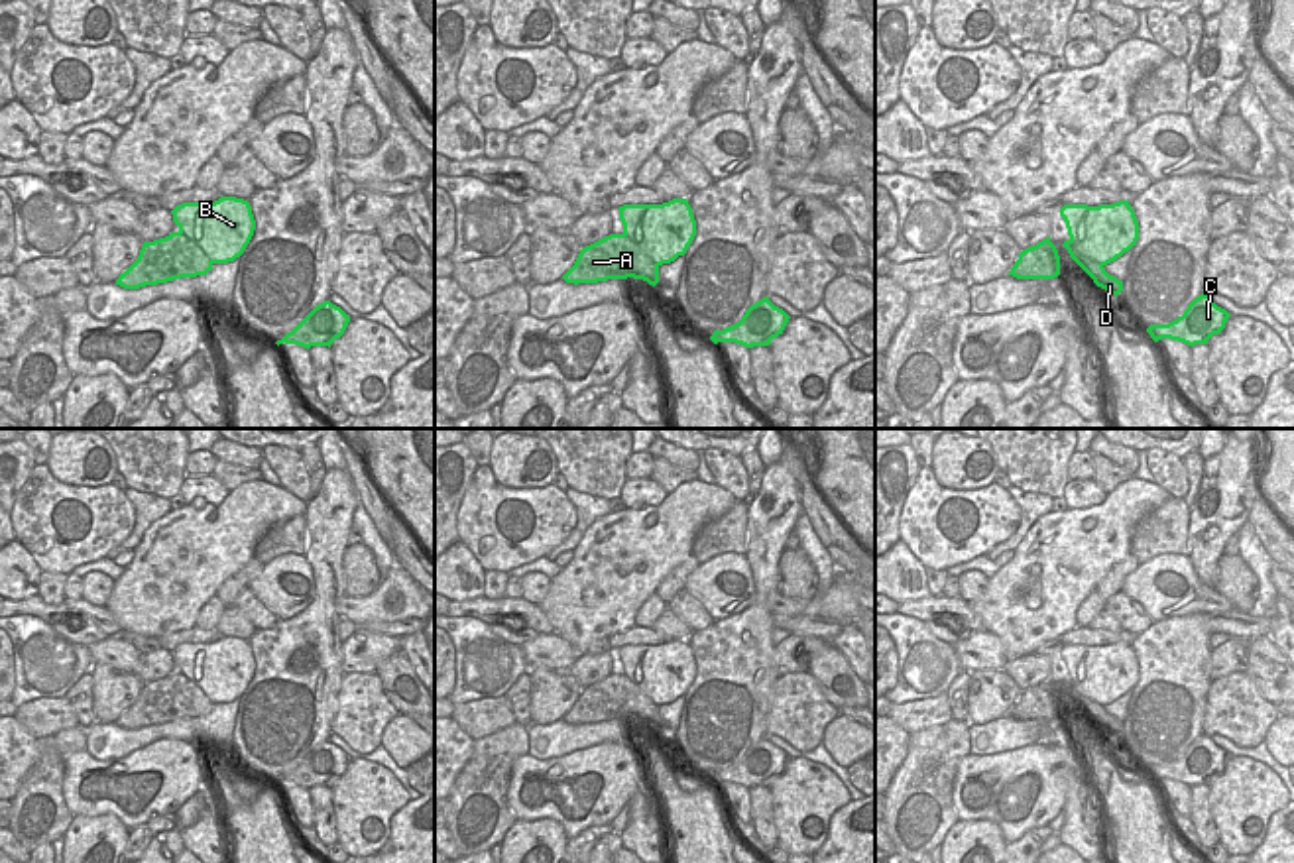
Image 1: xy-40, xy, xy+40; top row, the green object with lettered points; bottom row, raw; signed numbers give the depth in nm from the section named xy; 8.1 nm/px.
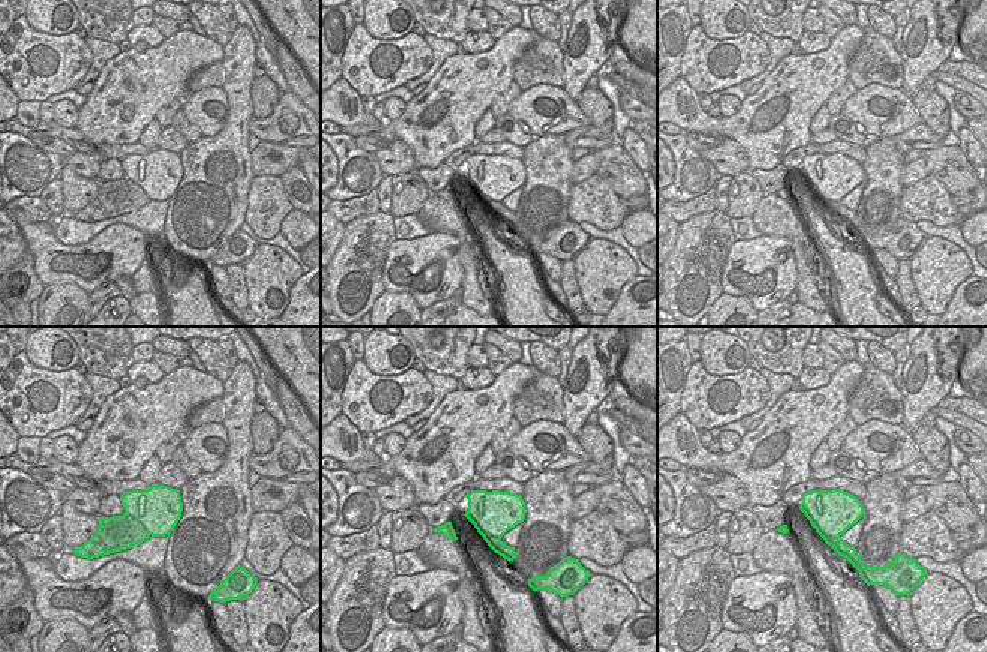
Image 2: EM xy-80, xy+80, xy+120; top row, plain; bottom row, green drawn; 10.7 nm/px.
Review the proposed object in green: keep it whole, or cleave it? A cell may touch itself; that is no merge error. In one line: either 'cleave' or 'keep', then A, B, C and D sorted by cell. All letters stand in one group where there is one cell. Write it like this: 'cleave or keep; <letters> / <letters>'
cleave; A C D / B

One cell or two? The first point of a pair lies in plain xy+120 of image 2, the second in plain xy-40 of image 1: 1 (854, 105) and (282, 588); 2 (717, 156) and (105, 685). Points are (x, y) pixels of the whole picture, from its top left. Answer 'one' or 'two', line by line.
1: one
2: two

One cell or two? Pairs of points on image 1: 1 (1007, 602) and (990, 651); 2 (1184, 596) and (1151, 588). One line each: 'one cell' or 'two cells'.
1: two cells
2: one cell

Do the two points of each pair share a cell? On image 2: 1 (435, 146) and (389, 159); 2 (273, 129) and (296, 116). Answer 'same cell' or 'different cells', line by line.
1: different cells
2: same cell

